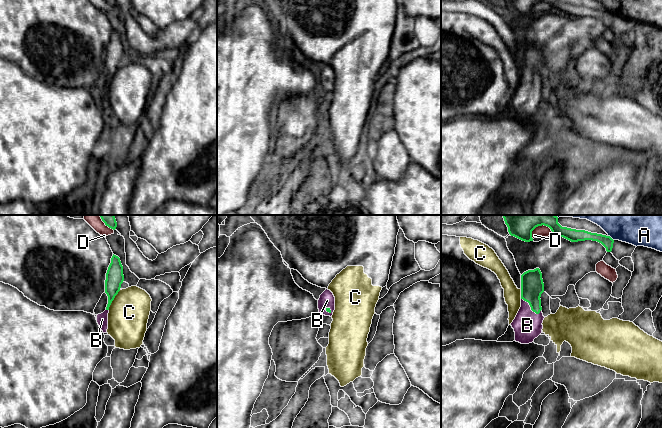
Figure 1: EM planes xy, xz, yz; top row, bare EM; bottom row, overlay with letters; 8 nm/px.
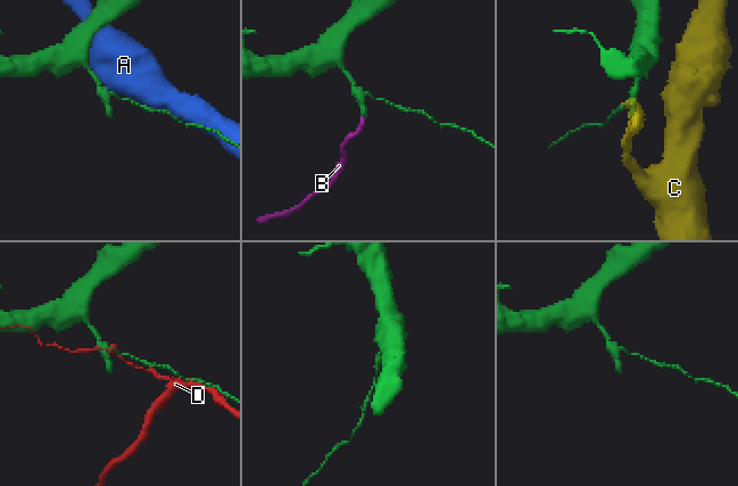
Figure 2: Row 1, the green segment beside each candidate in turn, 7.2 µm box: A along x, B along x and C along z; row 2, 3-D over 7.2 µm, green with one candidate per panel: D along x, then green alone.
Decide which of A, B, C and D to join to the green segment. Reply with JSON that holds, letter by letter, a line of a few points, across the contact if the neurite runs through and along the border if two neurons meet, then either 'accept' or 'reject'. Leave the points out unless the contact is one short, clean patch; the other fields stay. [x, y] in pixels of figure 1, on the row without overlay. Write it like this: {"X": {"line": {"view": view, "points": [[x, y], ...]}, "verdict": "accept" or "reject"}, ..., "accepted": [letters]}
{"A": {"verdict": "reject"}, "B": {"line": {"view": "yz", "points": [[532, 62], [530, 82], [530, 93], [527, 101]]}, "verdict": "accept"}, "C": {"line": {"view": "xy", "points": [[120, 66], [108, 85]]}, "verdict": "reject"}, "D": {"verdict": "reject"}, "accepted": ["B"]}

